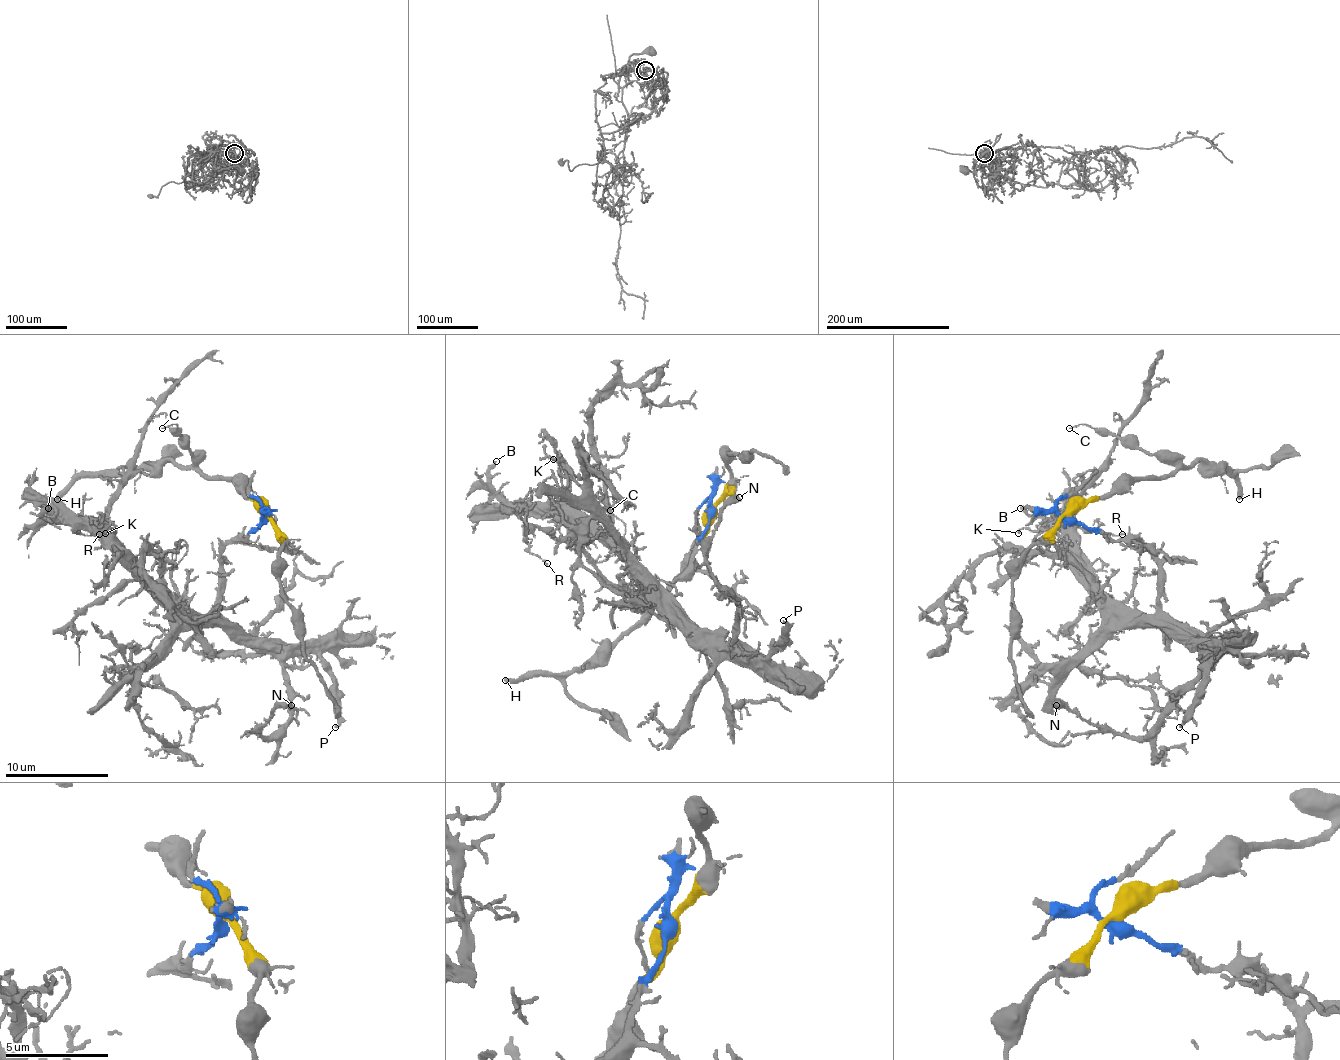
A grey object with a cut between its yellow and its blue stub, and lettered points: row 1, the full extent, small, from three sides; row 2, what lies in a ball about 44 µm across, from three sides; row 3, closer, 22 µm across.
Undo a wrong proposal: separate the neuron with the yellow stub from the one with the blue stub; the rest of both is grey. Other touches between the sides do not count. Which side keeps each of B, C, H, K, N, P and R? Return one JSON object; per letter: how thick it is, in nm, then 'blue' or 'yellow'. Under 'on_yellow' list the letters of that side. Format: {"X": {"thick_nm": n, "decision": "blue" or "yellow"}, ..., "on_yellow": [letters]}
{"B": {"thick_nm": 340, "decision": "blue"}, "C": {"thick_nm": 90, "decision": "yellow"}, "H": {"thick_nm": 380, "decision": "yellow"}, "K": {"thick_nm": 120, "decision": "blue"}, "N": {"thick_nm": 550, "decision": "blue"}, "P": {"thick_nm": 220, "decision": "blue"}, "R": {"thick_nm": 110, "decision": "blue"}, "on_yellow": ["C", "H"]}

